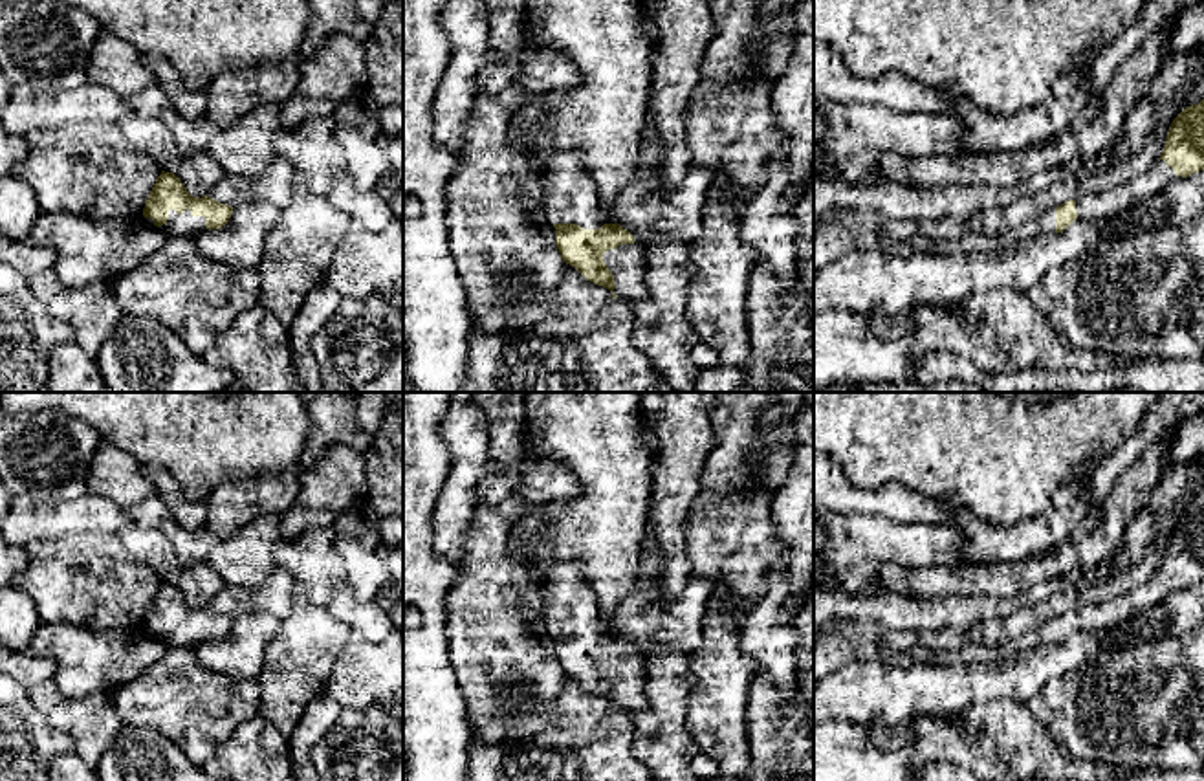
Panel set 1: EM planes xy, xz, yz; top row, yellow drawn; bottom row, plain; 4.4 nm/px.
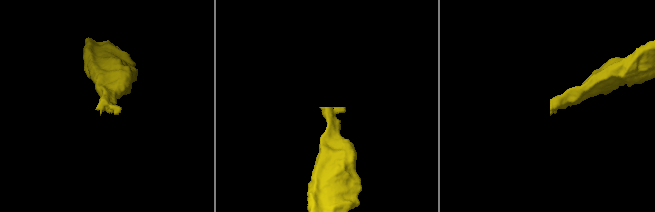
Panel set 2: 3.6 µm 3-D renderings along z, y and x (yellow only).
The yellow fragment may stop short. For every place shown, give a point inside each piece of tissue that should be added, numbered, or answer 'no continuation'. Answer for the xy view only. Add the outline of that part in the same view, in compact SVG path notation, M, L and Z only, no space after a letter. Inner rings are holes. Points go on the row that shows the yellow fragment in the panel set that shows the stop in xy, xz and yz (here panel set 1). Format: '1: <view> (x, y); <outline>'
1: xy (186, 224); M170 209L169 220L161 227L167 233L167 238L174 238L174 236L196 238L196 235L205 229L205 218L192 216L189 209L185 209L181 214Z

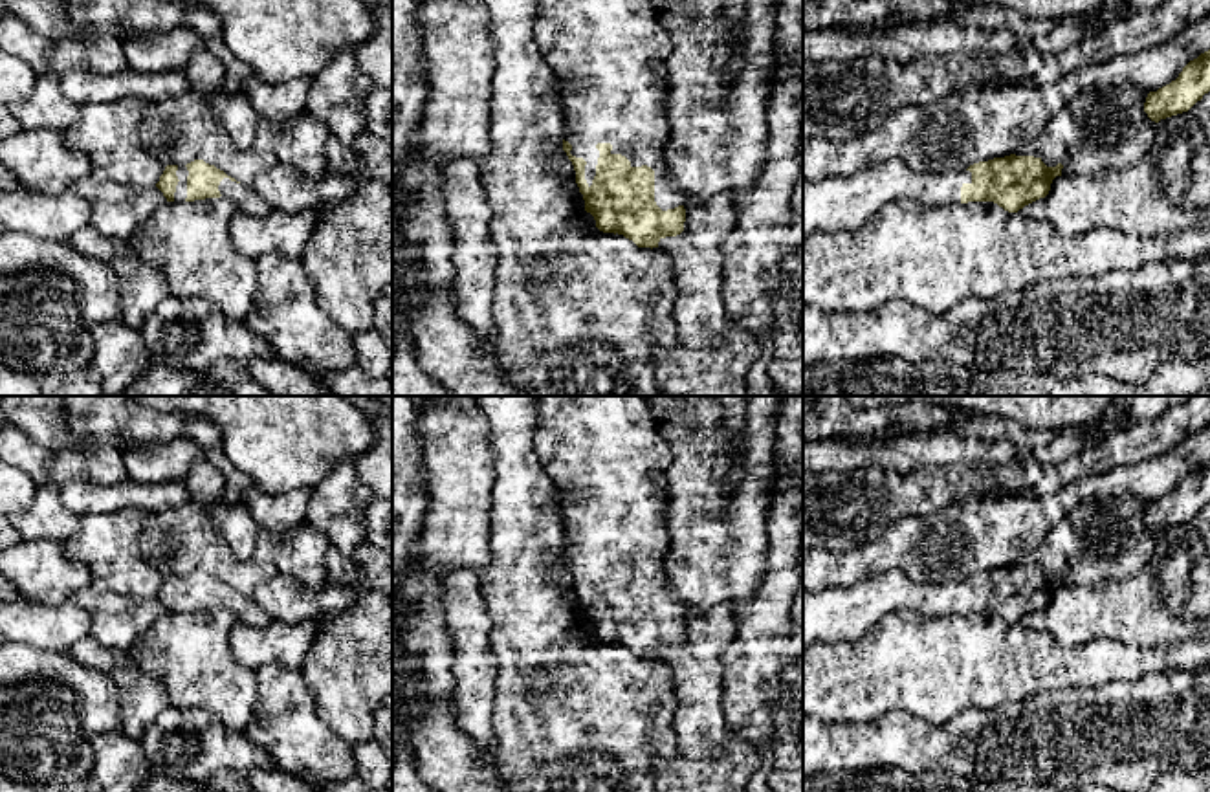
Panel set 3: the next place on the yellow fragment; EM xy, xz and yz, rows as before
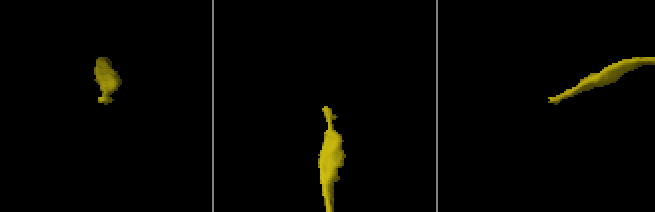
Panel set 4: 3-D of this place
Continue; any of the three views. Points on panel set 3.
1: xz (611, 55); M541 0L535 20L535 42L552 68L556 79L563 82L563 139L572 145L570 154L583 158L585 180L588 187L596 176L600 158L598 143L610 143L610 154L622 154L631 167L647 165L654 170L654 202L662 211L686 205L686 196L669 182L666 148L671 139L667 123L667 60L673 42L664 31L651 0Z

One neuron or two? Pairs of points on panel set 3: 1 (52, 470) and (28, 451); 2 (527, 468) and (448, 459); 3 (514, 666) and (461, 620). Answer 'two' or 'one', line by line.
1: one
2: two
3: two

